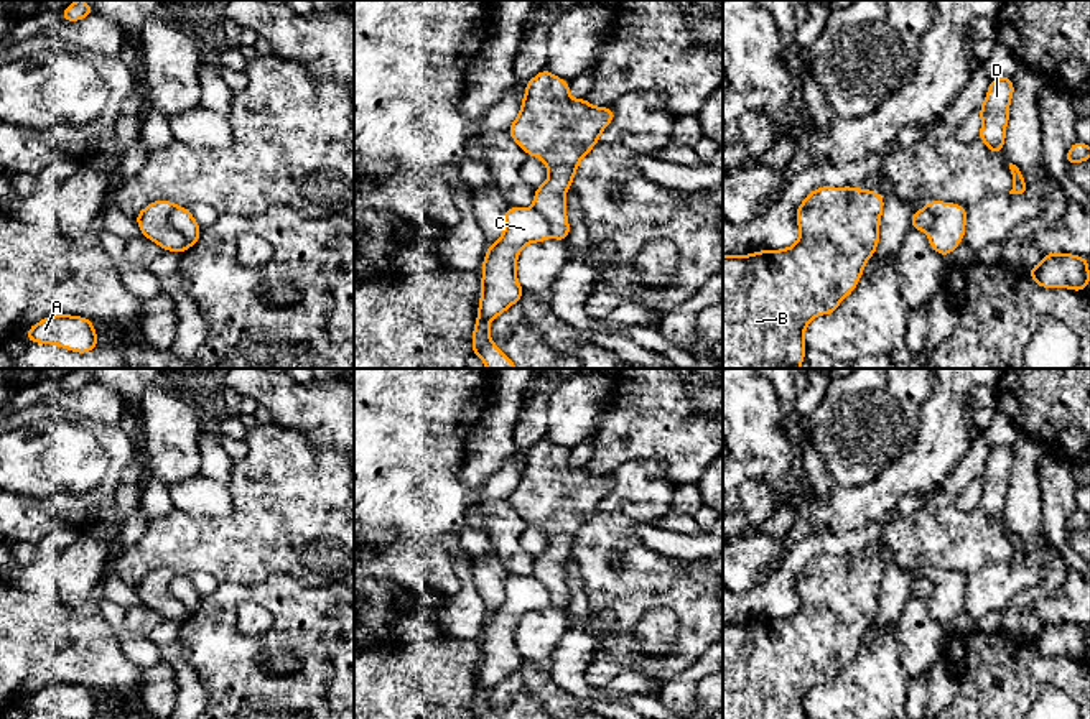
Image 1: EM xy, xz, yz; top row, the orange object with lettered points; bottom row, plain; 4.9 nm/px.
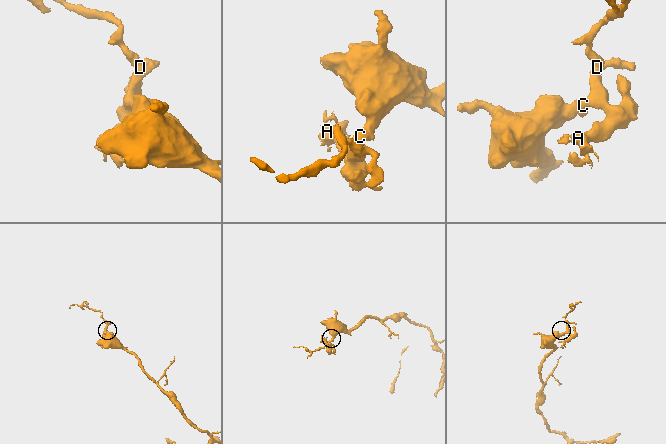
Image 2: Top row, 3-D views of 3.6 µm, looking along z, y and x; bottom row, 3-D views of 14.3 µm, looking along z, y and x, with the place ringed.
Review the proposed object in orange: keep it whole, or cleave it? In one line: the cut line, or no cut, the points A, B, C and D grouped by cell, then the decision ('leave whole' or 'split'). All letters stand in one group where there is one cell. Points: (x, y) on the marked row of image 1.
cut in xy along (175, 206), (170, 214), (170, 224), (188, 247); A C D / B; split

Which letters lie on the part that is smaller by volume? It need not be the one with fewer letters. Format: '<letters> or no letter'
A, C, D

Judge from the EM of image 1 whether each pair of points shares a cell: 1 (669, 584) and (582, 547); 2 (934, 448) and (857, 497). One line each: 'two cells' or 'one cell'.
1: one cell
2: one cell

